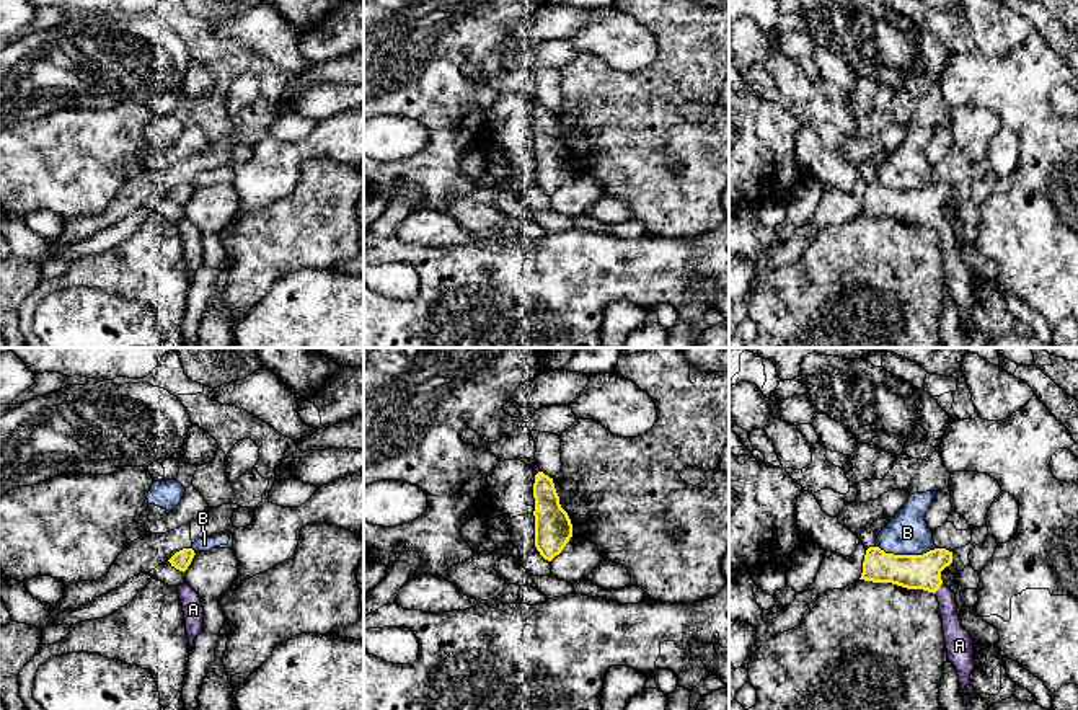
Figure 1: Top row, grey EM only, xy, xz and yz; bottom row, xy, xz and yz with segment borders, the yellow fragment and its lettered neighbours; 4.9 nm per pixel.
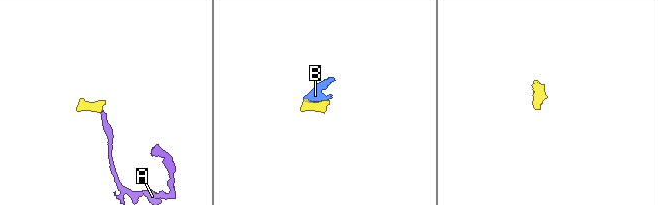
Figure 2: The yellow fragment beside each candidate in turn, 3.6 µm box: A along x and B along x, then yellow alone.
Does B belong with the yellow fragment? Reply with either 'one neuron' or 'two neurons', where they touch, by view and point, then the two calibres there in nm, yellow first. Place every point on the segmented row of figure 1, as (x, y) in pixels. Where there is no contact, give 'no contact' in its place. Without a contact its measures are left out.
two neurons; meets yellow in yz at (905, 555); 180 nm thick on the yellow side, 220 nm on the other

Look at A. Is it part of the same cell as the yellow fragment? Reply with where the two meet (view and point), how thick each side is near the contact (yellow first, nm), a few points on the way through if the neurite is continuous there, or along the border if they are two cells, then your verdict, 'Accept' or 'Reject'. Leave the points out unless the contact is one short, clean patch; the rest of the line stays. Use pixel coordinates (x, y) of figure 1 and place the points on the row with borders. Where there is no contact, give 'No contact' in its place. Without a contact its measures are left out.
Touches yellow at yz (938, 586). Thickness 180 nm (yellow) against 110 nm. Accept

